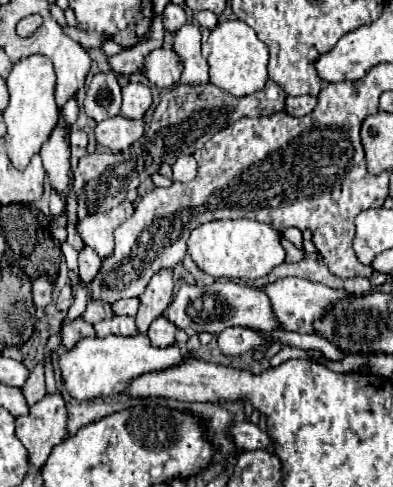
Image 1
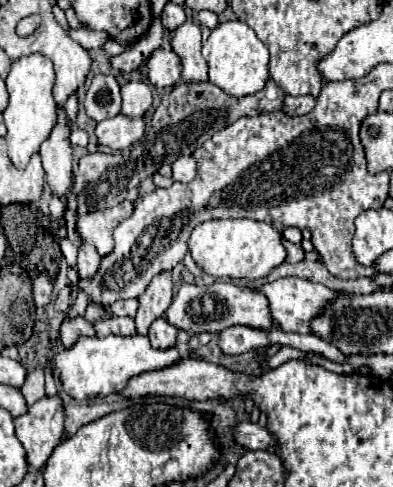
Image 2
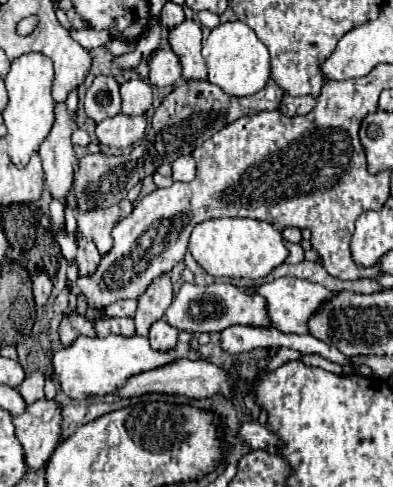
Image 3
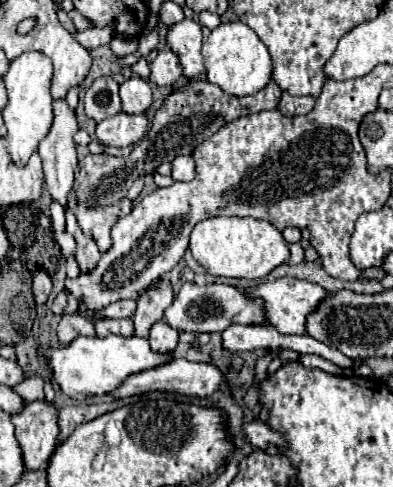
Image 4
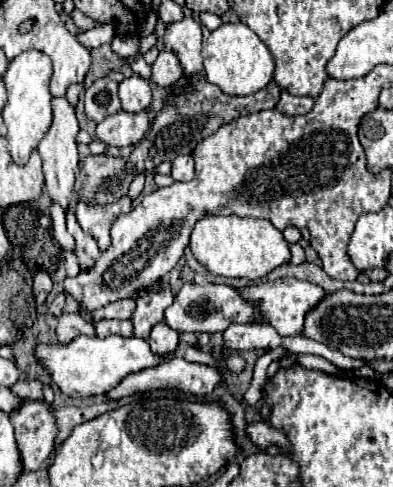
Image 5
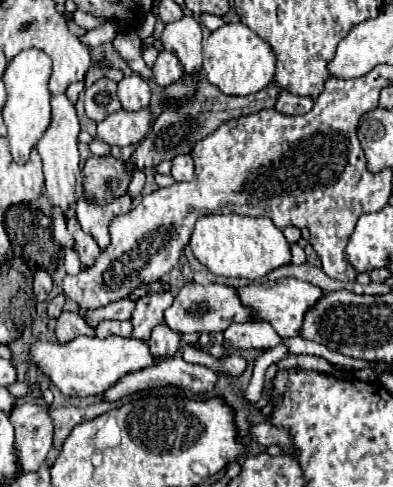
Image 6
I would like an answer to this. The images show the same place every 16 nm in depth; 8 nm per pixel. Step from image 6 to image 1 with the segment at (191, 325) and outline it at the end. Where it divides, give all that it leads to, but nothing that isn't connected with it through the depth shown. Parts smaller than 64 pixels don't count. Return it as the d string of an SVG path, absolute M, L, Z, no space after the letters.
M216 280L210 286L182 284L166 316L172 324L176 324L182 330L194 328L196 332L210 332L210 334L218 334L230 326L242 326L242 328L262 332L264 336L270 336L272 332L280 328L280 322L276 320L276 316L272 316L272 304L262 288L254 288L248 284L236 284L230 280L228 282Z

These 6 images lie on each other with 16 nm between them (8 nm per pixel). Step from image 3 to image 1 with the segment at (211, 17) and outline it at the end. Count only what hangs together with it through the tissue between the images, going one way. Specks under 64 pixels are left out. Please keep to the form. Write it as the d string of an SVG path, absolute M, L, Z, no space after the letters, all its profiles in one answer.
M208 10L199 11L196 14L196 19L200 26L207 27L212 30L218 24L217 15Z

